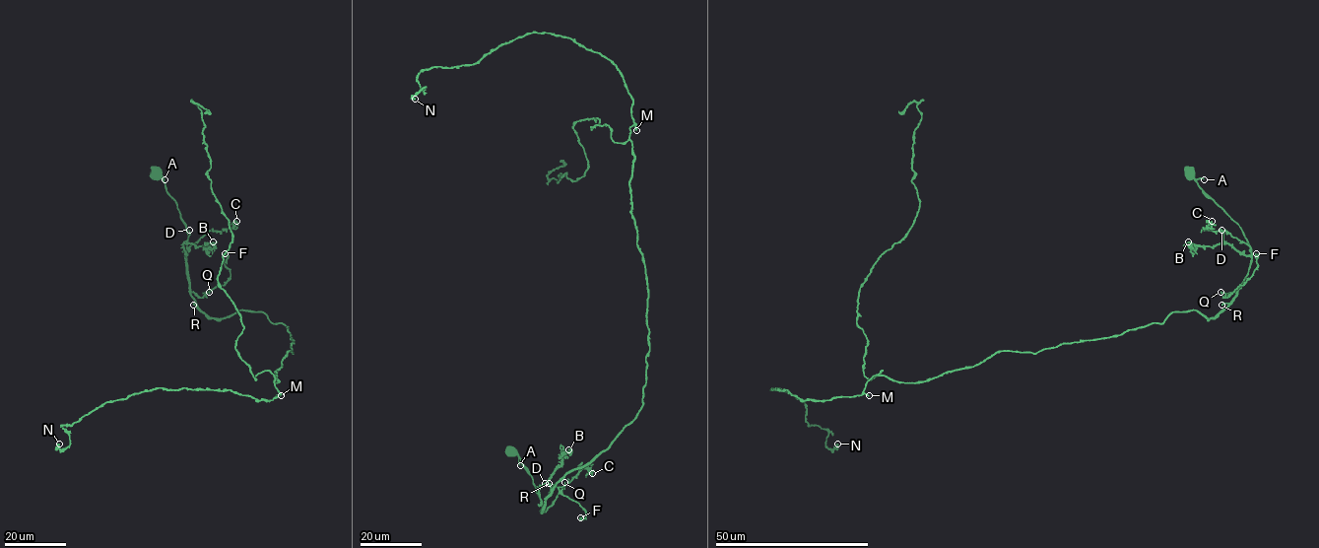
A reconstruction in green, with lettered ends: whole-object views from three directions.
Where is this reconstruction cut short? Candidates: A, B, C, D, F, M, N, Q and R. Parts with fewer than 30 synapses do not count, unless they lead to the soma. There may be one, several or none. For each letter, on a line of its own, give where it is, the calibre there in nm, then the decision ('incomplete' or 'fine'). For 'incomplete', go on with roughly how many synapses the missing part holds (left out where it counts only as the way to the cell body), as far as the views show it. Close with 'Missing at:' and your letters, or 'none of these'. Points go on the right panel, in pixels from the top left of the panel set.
A: (1204, 179) | 200 nm | fine
B: (1188, 241) | 110 nm | fine
C: (1212, 221) | 200 nm | fine
D: (1221, 230) | 140 nm | fine
F: (1256, 253) | 150 nm | fine
M: (869, 395) | 280 nm | fine
N: (837, 444) | 420 nm | fine
Q: (1220, 292) | 170 nm | fine
R: (1221, 305) | 280 nm | fine
Missing at: none of these

